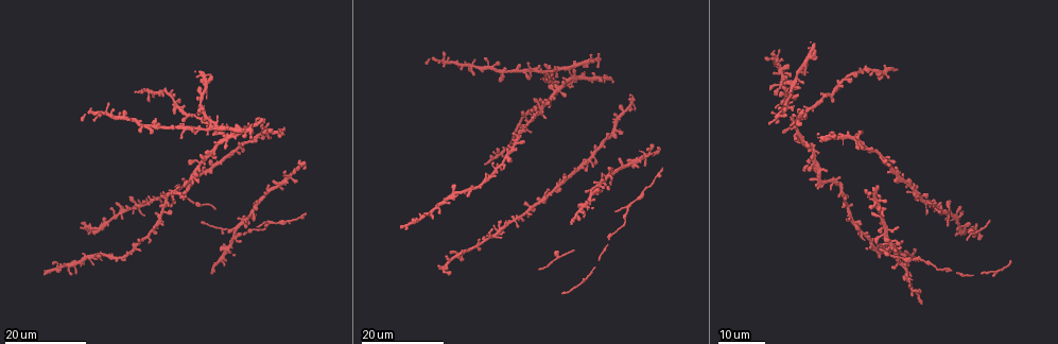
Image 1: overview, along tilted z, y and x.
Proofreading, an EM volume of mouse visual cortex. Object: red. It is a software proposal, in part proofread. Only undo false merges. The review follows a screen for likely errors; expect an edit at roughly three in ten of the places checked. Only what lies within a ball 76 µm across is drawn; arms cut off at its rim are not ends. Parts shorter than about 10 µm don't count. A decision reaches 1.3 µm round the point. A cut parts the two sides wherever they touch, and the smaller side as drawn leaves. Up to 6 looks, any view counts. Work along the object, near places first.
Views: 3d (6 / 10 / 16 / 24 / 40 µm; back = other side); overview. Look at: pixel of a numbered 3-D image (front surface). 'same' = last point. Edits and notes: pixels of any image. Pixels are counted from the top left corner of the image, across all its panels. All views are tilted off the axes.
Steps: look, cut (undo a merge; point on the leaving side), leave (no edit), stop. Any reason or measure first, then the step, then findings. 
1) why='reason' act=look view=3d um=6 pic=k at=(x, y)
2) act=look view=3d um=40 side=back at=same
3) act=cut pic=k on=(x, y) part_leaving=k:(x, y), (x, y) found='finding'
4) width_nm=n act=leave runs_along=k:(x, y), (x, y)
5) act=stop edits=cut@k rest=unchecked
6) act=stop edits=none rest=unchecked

why='three-way junction' act=look view=3d um=16 pic=1 at=(556, 255)

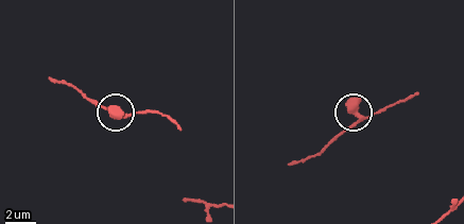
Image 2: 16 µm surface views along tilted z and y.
why='zoom in' act=look view=3d um=10 pic=2 at=(362, 118)

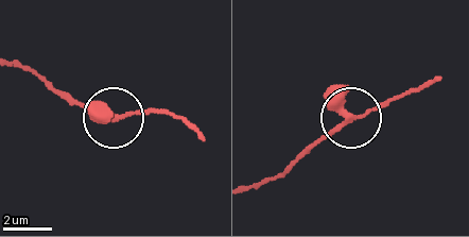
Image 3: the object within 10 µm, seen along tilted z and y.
act=leave found='continuous, no second cell'

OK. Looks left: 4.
act=look view=3d um=24 pic=1 at=(888, 243)

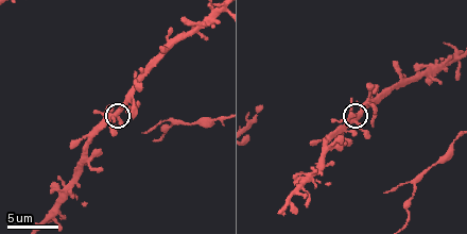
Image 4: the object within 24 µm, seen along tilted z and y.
why='zoom in' act=look view=3d um=6 pic=4 at=(356, 118)

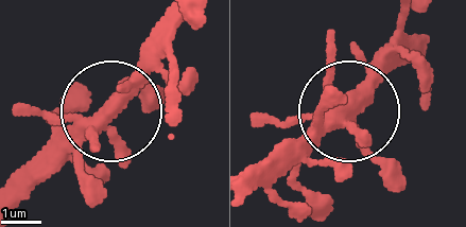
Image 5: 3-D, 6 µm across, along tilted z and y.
width_nm=360 act=leave runs_along=5:(424, 36), (395, 51), (350, 107), (276, 149) found='one cell here'

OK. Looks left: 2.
why='three-way junction' act=look view=3d um=10 pic=4 at=(171, 121)

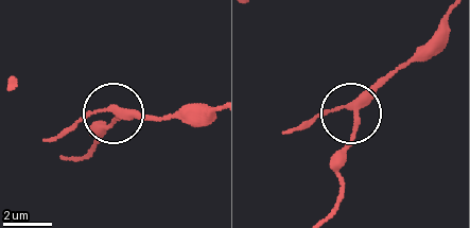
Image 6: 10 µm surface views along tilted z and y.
act=look view=3d um=10 side=back pic=6 at=(119, 117)

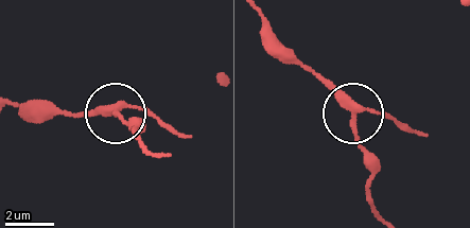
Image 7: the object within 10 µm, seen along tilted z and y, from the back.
side_arm_um=14 act=leave found='one cell here'

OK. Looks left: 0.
act=stop edits=none rest=unchecked

